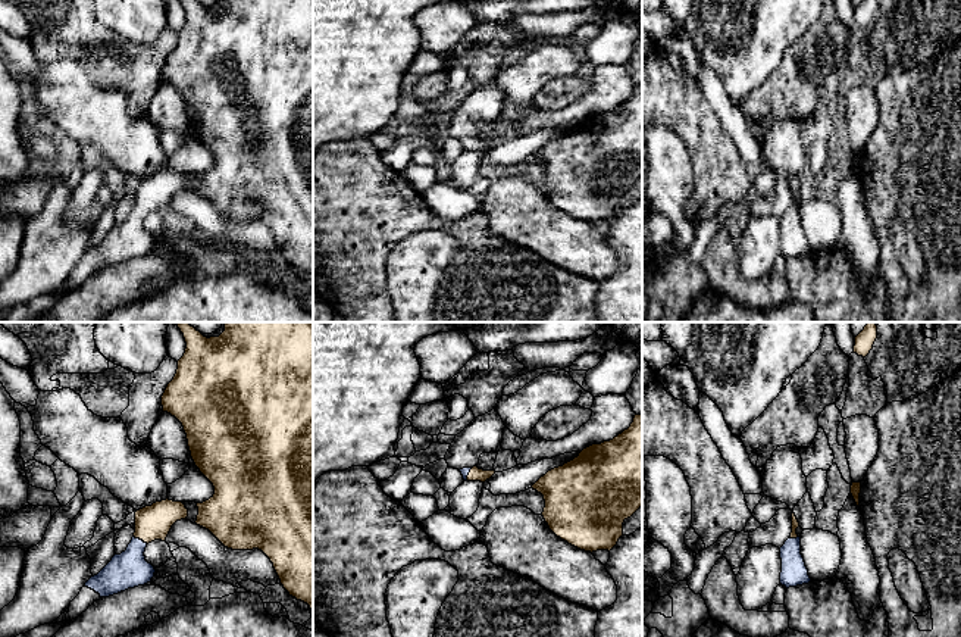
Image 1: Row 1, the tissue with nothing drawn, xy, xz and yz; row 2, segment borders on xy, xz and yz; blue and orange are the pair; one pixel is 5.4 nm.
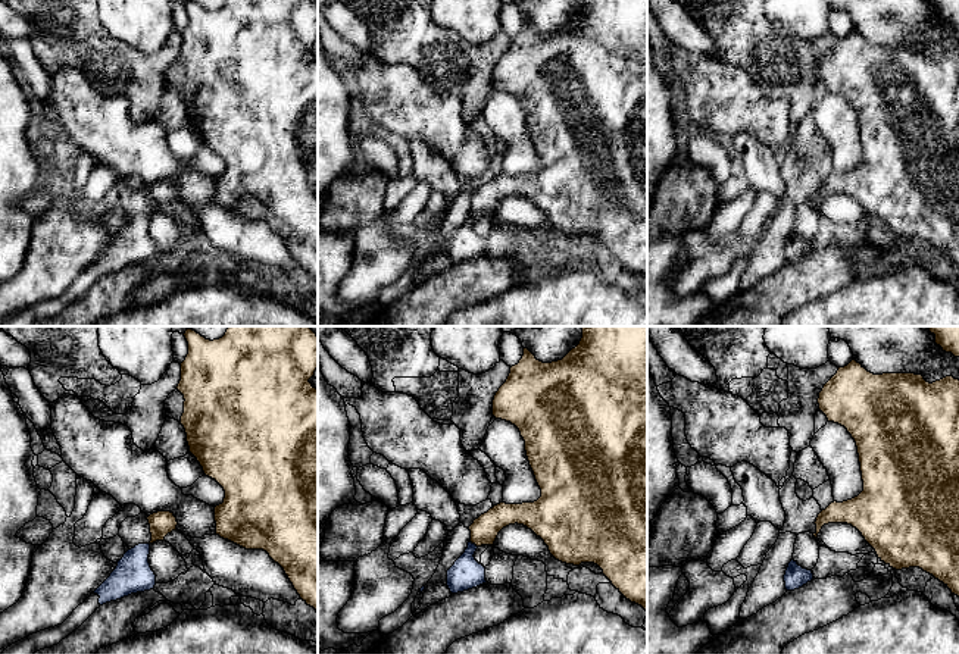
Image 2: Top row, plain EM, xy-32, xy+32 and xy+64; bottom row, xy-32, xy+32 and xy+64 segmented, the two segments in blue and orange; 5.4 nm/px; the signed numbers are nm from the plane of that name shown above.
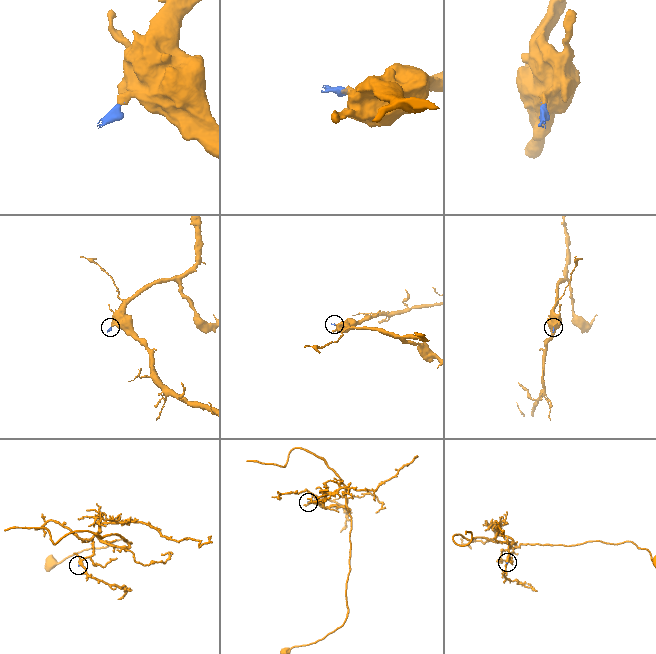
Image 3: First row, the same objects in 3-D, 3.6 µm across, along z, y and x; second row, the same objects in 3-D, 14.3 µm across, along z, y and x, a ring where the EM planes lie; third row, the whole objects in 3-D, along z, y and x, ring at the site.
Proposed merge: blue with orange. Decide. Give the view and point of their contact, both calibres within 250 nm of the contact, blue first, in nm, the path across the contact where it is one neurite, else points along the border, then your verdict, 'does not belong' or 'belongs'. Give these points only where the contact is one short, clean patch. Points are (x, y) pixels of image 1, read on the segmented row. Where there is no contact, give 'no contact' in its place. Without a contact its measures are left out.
contact xy (141, 540); calibres 200 and 190 nm; way xy (128, 570), (141, 540), (153, 522); belongs

